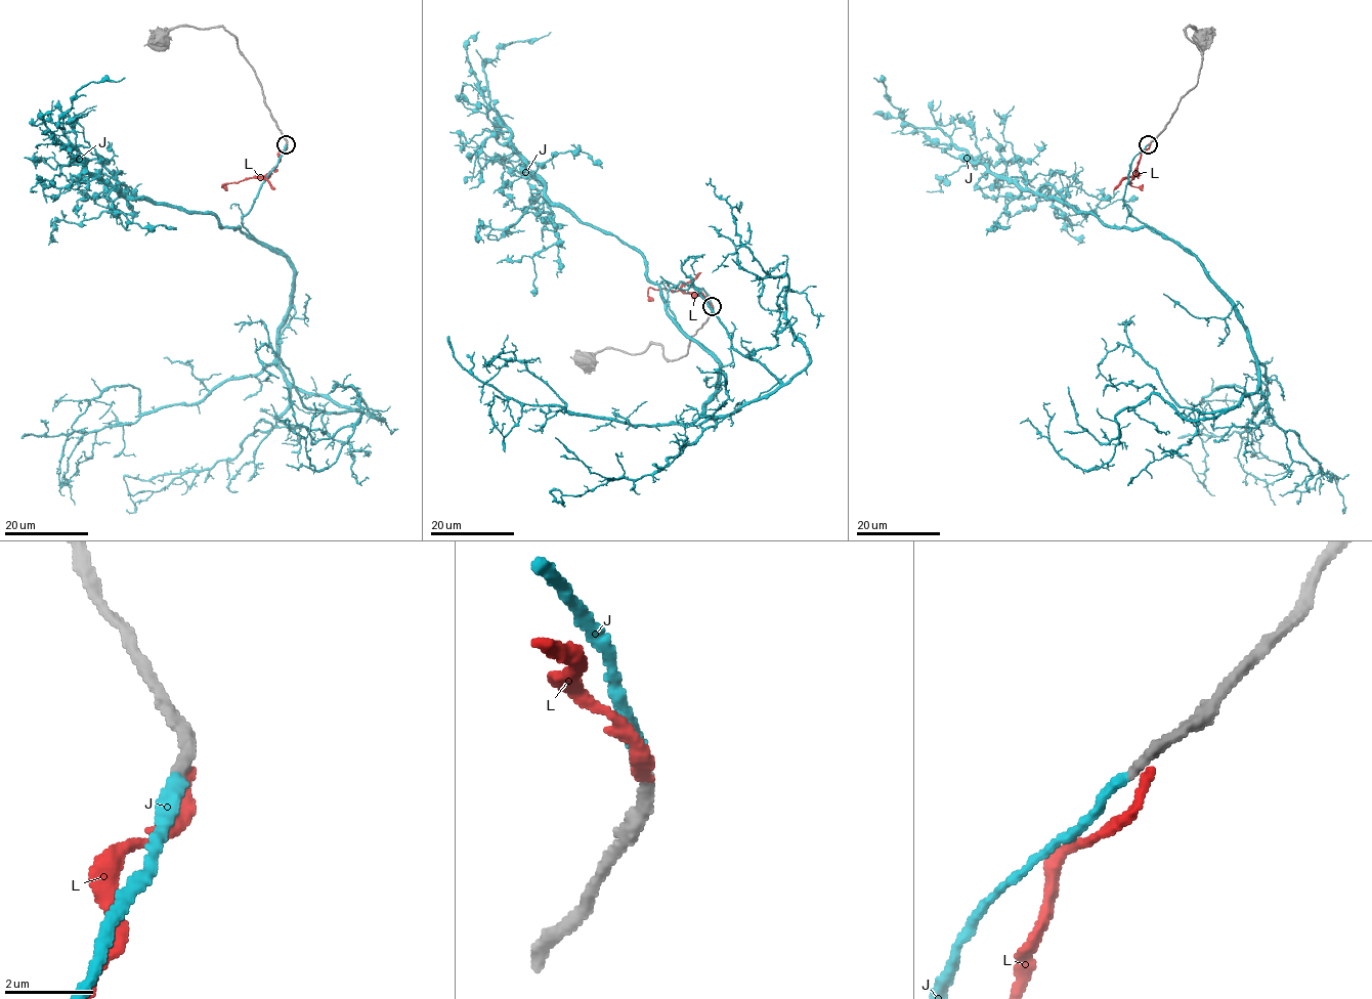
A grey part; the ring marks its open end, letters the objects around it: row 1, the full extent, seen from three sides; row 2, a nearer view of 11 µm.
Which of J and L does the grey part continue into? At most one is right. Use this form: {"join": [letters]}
{"join": ["J"]}

